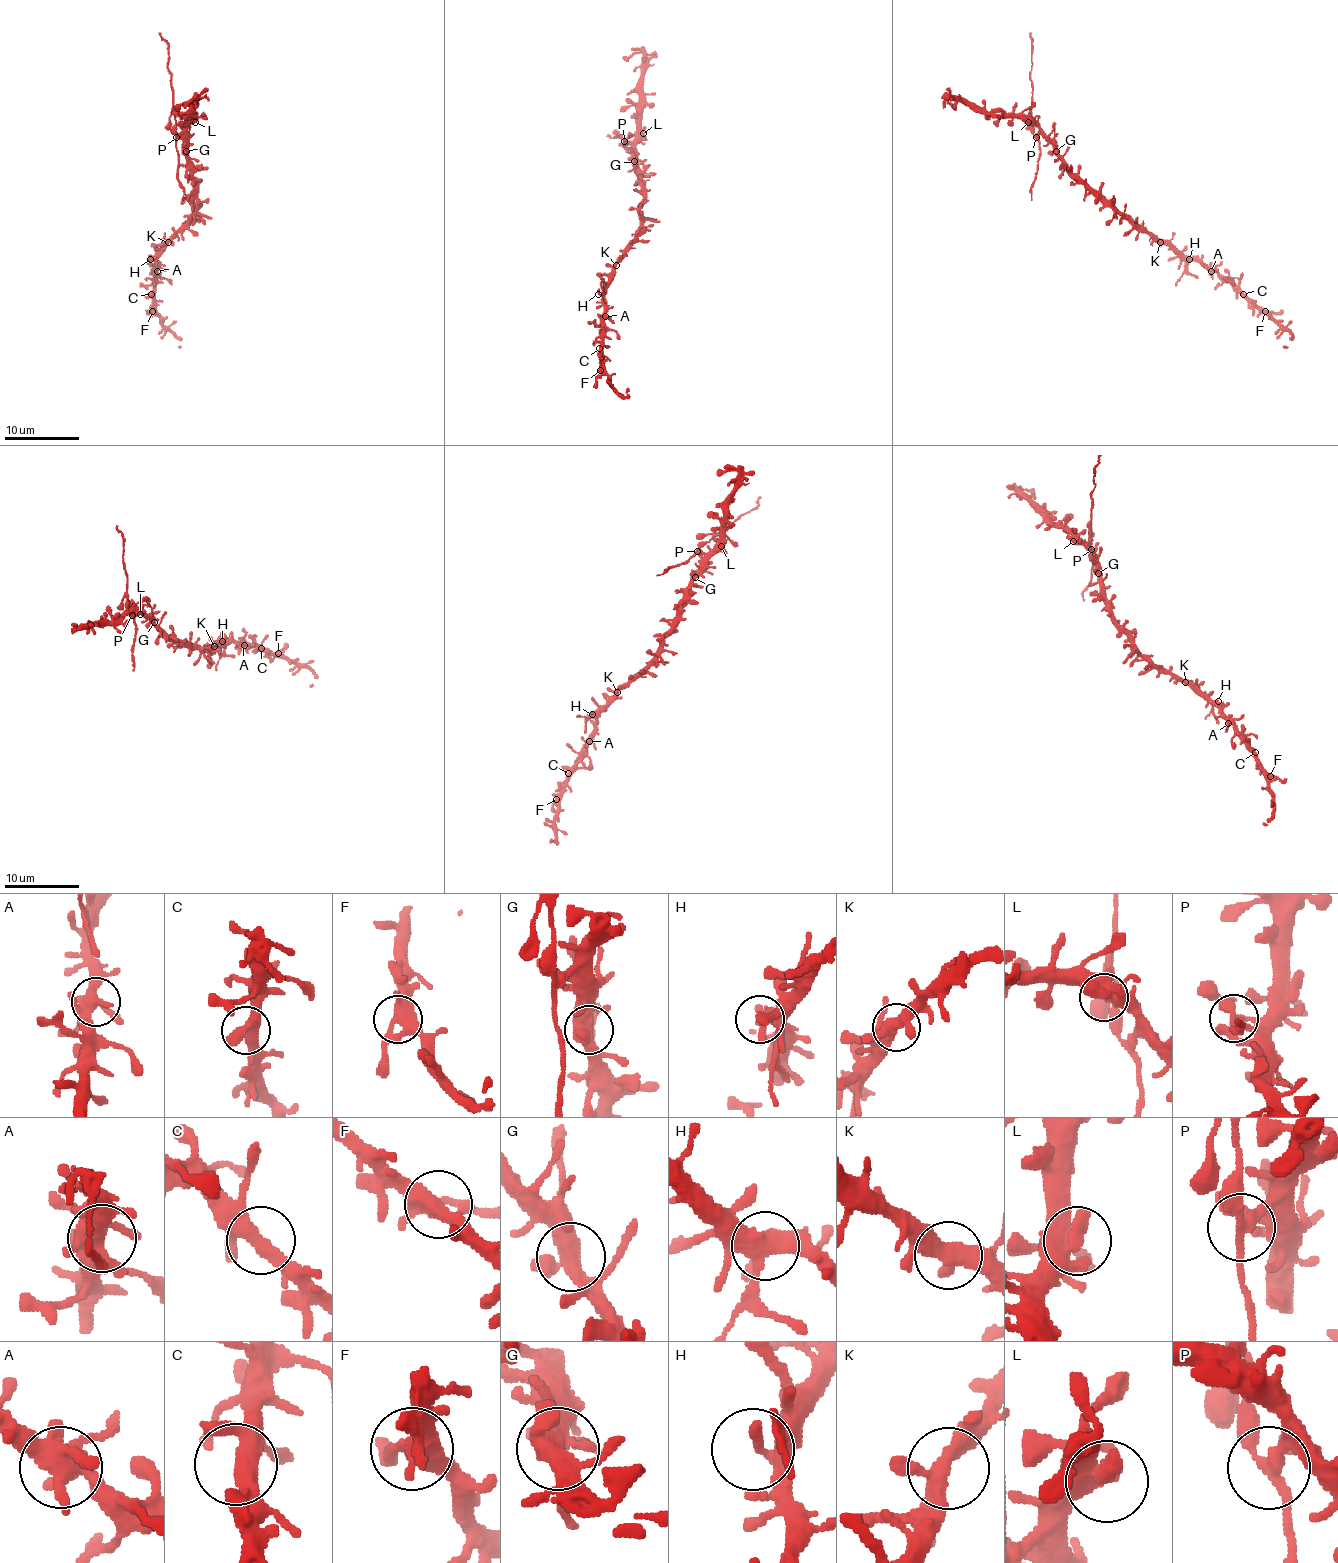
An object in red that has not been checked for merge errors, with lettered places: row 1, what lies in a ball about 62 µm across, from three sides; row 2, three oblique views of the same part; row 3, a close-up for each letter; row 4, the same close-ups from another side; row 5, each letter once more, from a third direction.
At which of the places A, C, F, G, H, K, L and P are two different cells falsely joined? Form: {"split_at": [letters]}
{"split_at": ["P"]}

